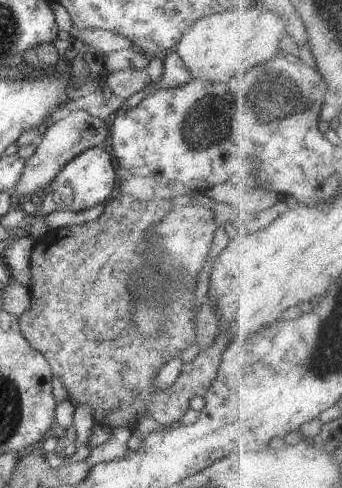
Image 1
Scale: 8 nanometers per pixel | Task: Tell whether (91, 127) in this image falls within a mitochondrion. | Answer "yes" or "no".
no

